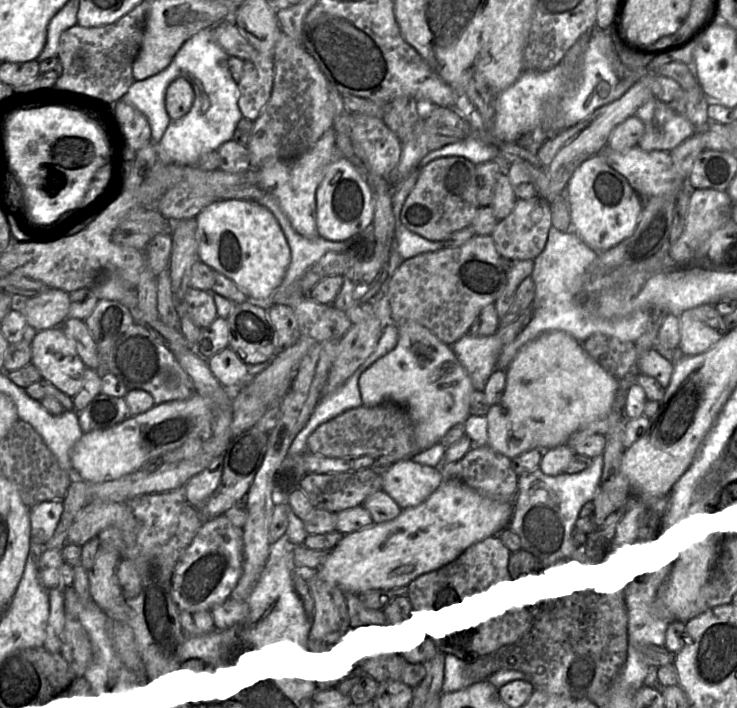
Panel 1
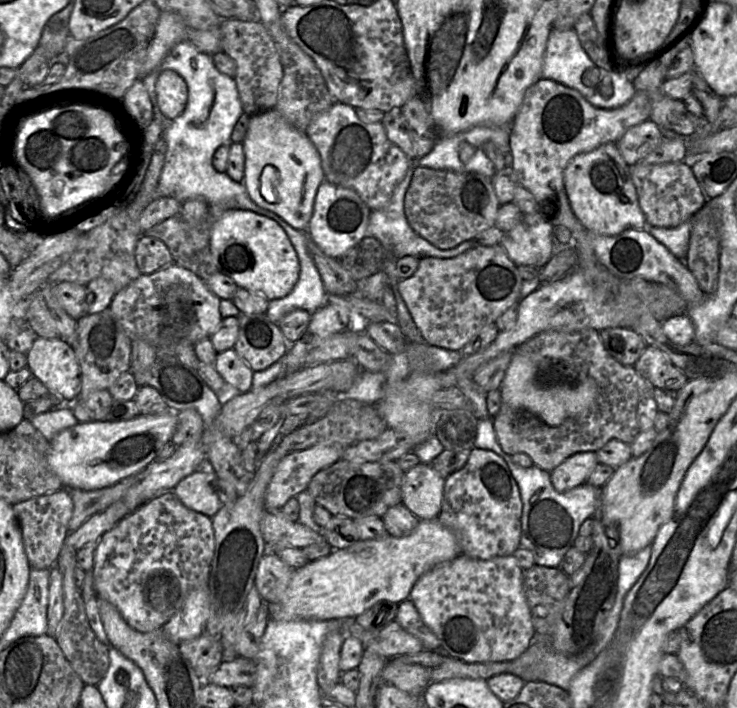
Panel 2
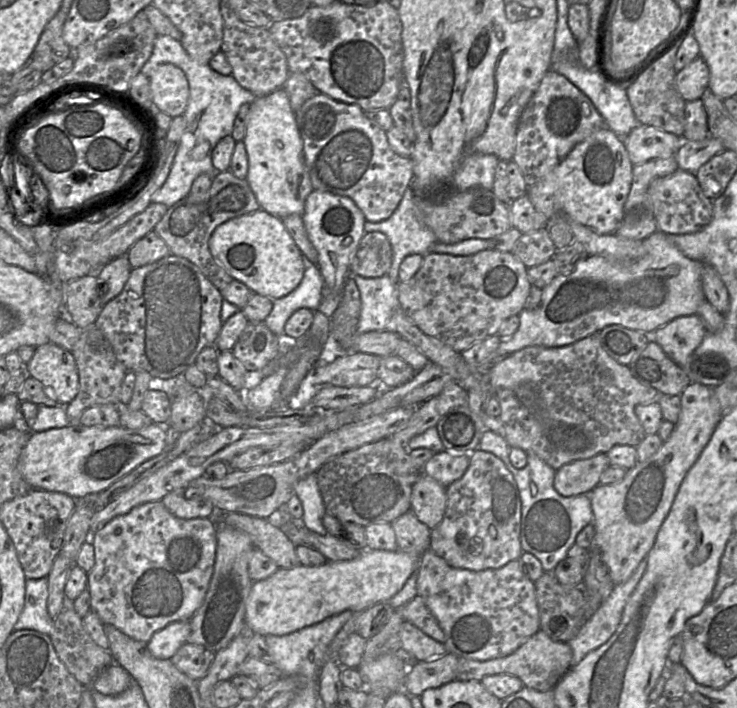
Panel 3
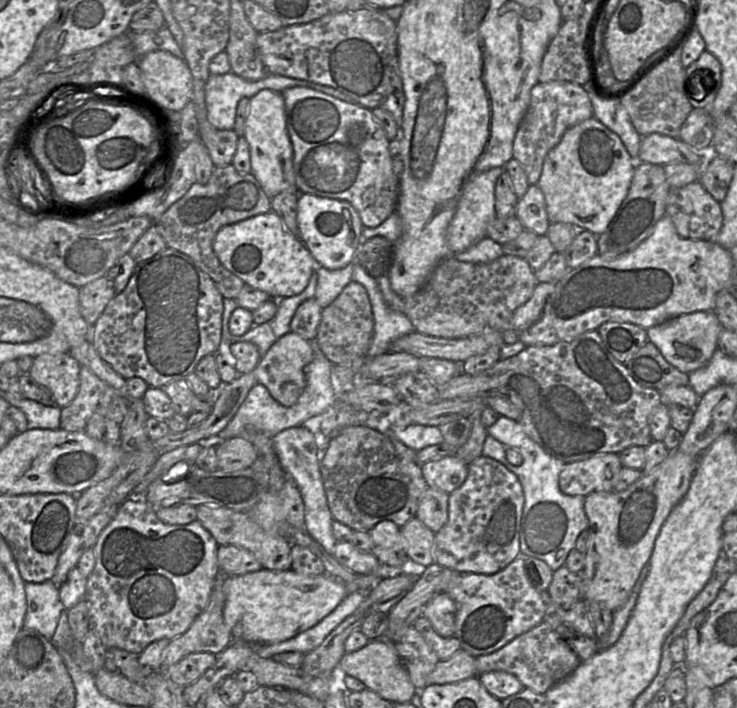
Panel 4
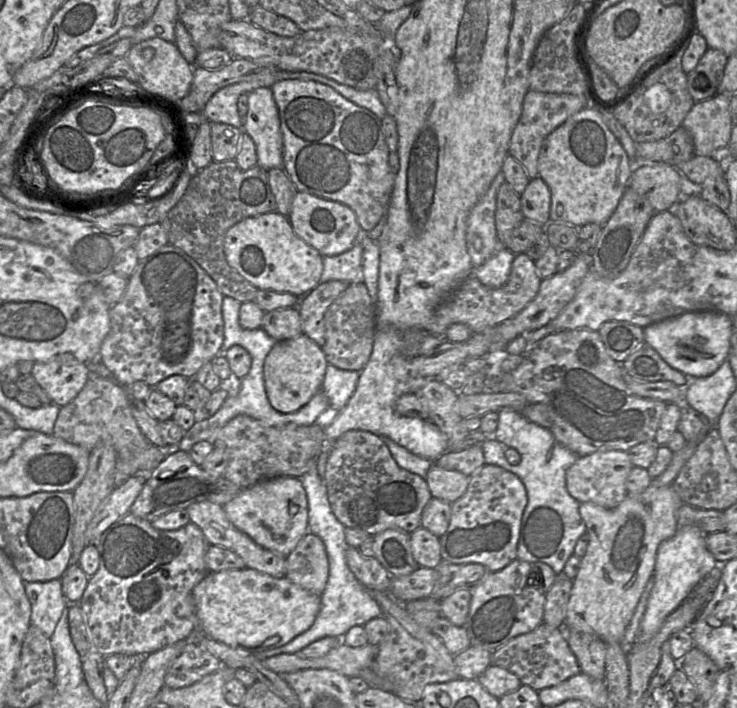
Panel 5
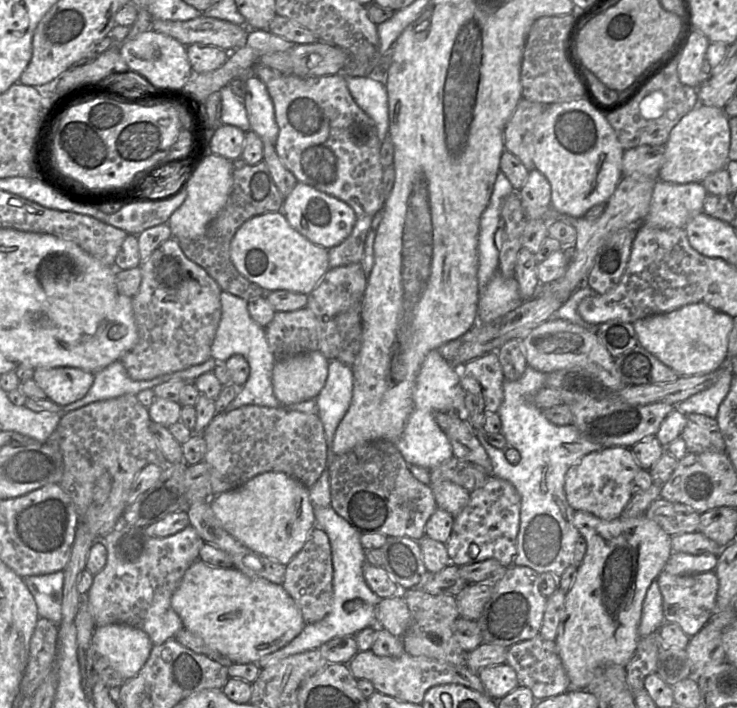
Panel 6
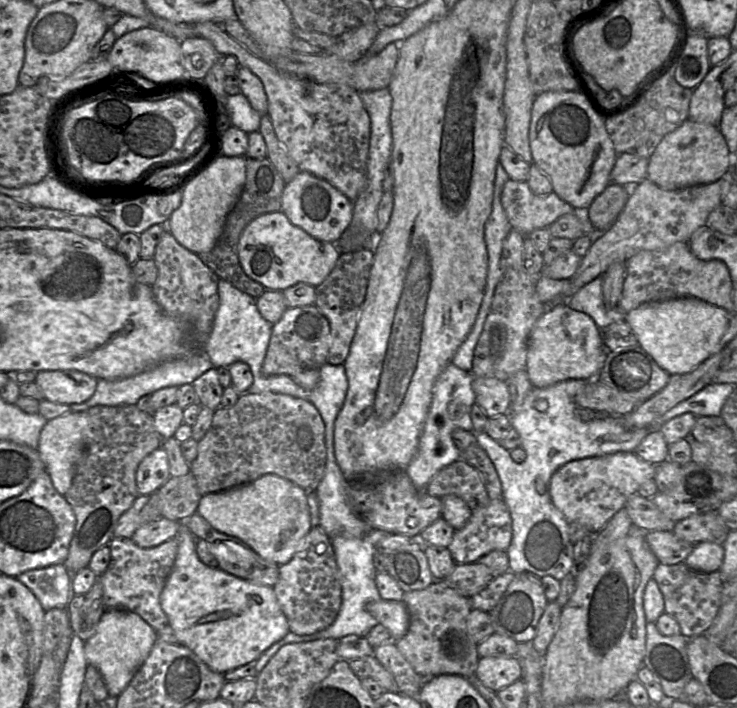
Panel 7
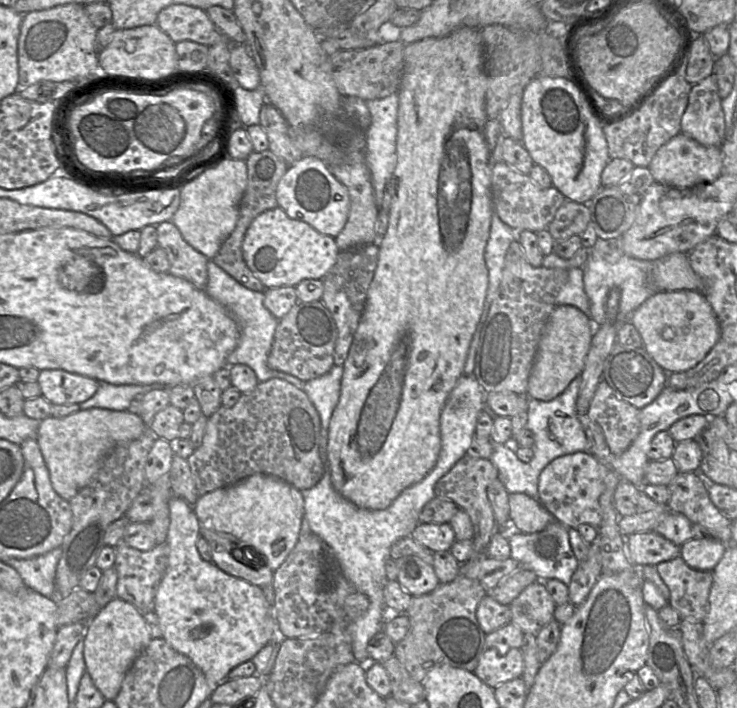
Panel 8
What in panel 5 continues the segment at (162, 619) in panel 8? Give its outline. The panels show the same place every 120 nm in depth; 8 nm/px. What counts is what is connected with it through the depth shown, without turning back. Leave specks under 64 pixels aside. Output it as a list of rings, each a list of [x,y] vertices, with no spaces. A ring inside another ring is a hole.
[[[230,569],[208,572],[193,588],[198,627],[204,635],[224,643],[238,652],[256,654],[279,648],[307,631],[315,621],[321,605],[321,597],[292,583],[286,577],[275,578],[255,569]]]

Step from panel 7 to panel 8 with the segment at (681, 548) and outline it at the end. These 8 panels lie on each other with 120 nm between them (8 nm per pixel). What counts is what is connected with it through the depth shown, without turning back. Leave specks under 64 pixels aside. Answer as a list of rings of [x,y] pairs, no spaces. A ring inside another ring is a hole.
[[[655,531],[632,534],[625,538],[630,561],[638,567],[656,566],[680,556],[680,547]]]

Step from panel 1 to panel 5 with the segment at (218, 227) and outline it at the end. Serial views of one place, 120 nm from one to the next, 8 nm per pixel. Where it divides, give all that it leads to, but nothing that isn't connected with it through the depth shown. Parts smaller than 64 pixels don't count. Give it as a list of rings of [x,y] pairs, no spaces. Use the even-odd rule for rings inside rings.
[[[277,211],[233,225],[225,234],[223,248],[227,263],[257,289],[303,297],[320,283],[323,256],[299,238],[288,217]]]

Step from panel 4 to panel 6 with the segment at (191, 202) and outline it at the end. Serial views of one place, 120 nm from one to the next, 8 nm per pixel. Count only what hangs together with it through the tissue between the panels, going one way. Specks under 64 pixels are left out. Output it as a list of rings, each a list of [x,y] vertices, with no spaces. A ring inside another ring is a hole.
[[[243,159],[233,162],[233,185],[224,208],[210,222],[205,233],[196,239],[176,239],[183,253],[201,266],[220,286],[246,301],[263,296],[265,291],[259,285],[245,278],[233,265],[230,258],[230,243],[238,228],[250,218],[272,211],[282,211],[284,198],[279,192],[264,160],[249,165]]]

